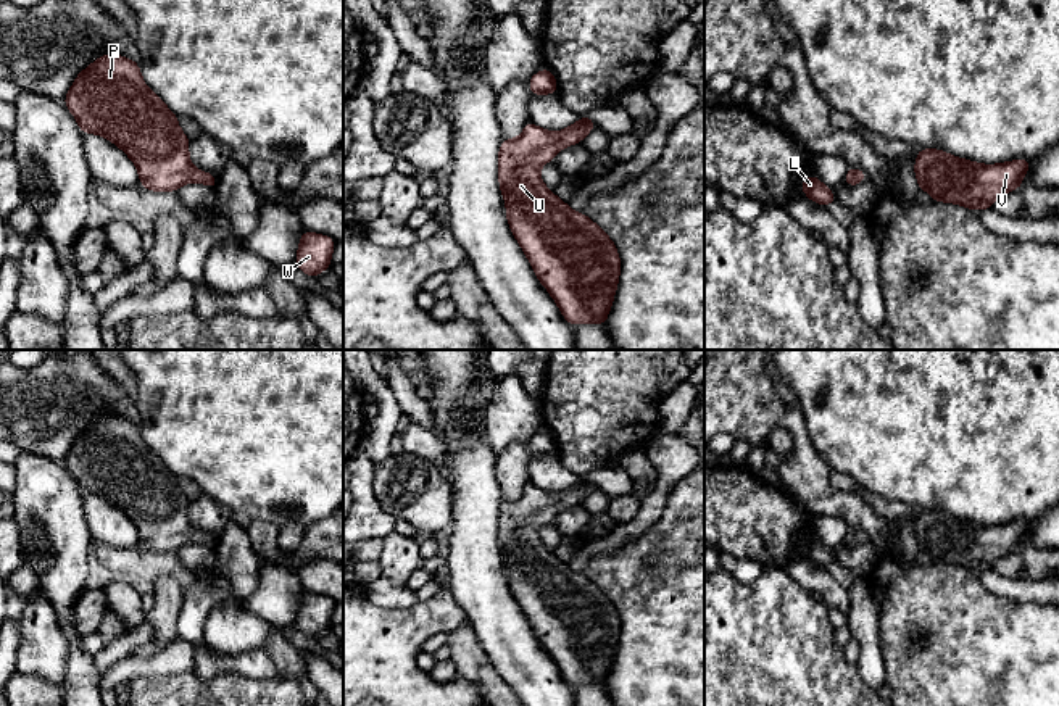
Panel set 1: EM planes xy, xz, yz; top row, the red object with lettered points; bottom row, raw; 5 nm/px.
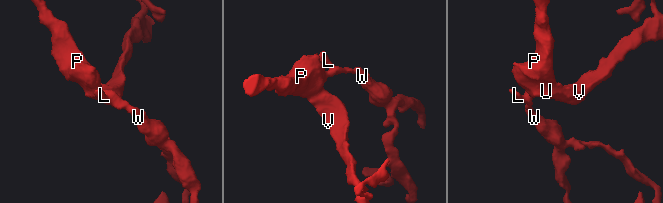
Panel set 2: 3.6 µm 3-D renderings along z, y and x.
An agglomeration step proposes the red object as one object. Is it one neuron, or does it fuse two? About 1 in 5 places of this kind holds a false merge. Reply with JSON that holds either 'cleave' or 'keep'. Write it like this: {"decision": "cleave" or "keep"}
{"decision": "keep"}

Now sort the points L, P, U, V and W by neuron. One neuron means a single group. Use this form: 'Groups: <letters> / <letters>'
Groups: L P U V W

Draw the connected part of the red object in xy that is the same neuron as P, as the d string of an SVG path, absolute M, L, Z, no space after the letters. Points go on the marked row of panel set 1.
M98 56L76 76L63 103L82 134L102 135L131 158L145 190L176 192L190 182L216 190L218 177L192 164L177 114L145 85L137 61Z

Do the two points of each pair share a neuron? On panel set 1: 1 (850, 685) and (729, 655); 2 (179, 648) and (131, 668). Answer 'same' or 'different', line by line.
1: same
2: same

